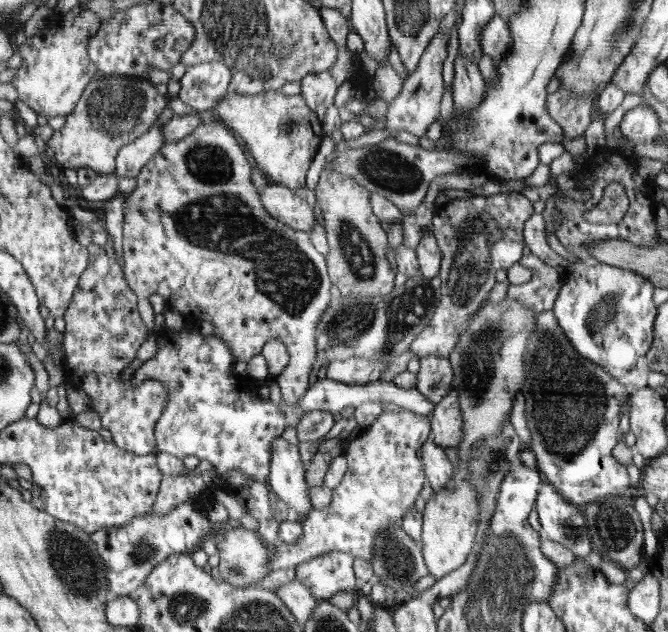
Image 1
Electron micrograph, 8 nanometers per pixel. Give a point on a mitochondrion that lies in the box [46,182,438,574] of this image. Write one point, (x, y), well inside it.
(355, 249)

